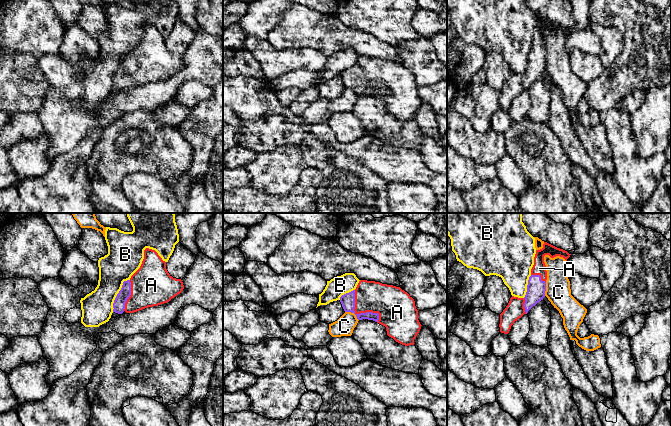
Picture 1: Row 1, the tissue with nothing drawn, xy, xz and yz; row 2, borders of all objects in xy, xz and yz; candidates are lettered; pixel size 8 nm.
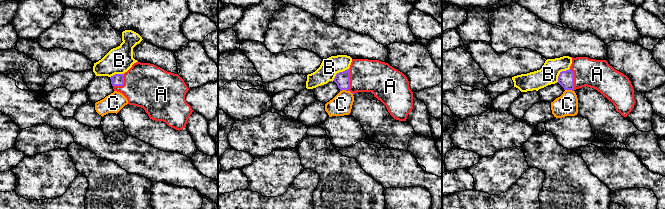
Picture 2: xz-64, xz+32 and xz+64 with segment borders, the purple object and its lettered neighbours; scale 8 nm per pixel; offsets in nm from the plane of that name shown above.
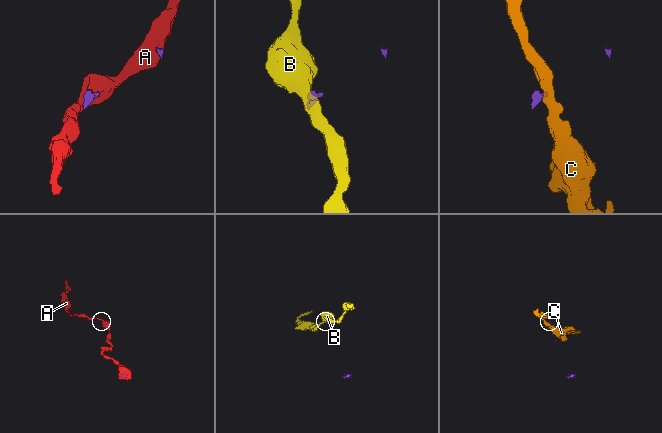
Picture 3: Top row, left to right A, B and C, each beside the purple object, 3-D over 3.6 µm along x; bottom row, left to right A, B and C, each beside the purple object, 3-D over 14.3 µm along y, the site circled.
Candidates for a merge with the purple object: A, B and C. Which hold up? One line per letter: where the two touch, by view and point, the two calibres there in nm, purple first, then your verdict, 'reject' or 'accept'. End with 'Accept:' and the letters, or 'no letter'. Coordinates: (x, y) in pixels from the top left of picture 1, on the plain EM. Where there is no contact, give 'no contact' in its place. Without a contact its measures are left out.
A: contact xz (360, 89); calibres 120 and 260 nm; accept
B: contact xy (117, 70); calibres 100 and 260 nm; reject
C: contact xz (353, 88); calibres 120 and 160 nm; reject
Accept: A

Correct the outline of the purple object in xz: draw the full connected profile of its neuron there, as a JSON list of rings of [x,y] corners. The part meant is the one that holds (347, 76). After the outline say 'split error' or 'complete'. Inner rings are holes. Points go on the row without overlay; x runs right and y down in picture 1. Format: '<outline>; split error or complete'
[[[360,56],[356,65],[342,71],[340,78],[345,88],[354,89],[358,96],[373,96],[386,103],[387,111],[396,118],[409,122],[421,105],[414,75],[400,63],[375,57]]]; split error

